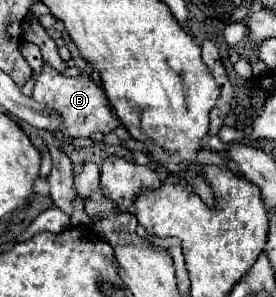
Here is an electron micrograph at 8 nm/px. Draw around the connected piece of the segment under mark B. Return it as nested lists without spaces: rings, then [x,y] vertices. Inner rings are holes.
[[[45,64],[43,72],[35,80],[33,98],[37,102],[43,102],[45,106],[53,108],[55,112],[59,112],[63,116],[63,120],[65,120],[63,134],[73,136],[73,138],[89,138],[95,132],[109,134],[111,130],[115,130],[119,126],[119,118],[113,116],[113,112],[111,112],[111,108],[107,104],[107,96],[103,92],[99,76],[93,78],[93,76],[79,74],[75,78],[69,78],[65,74],[55,72],[49,64]]]

